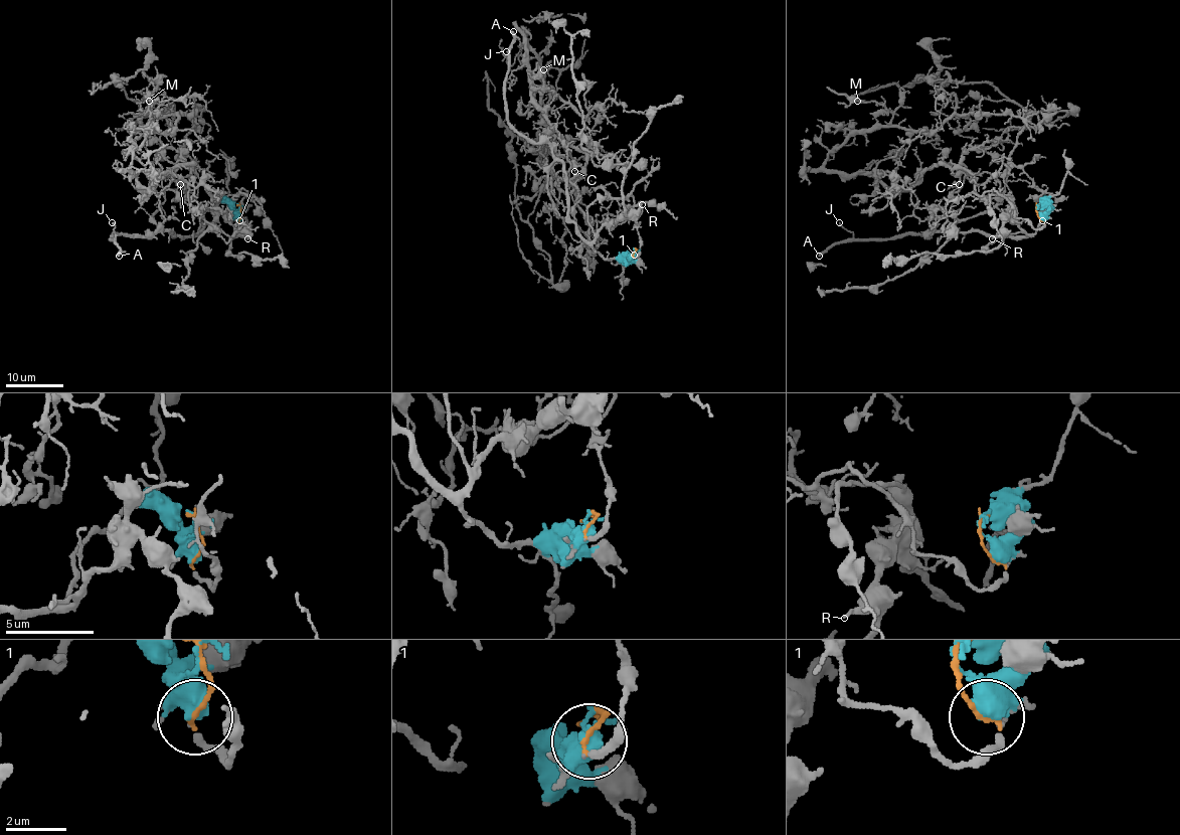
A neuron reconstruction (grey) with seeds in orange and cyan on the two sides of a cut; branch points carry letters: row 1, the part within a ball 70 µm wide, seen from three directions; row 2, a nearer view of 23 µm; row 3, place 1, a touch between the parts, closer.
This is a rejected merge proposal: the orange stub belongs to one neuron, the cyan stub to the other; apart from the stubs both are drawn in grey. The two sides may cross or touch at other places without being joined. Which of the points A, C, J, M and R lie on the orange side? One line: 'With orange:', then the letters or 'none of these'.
With orange: C, M

